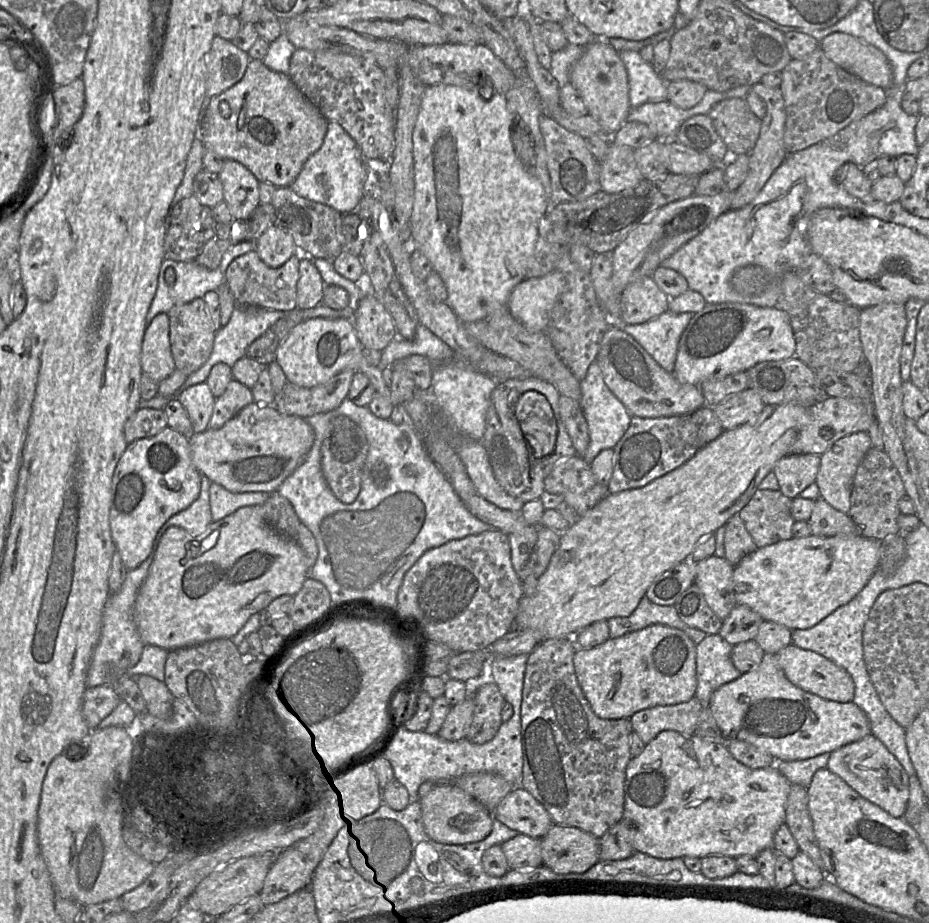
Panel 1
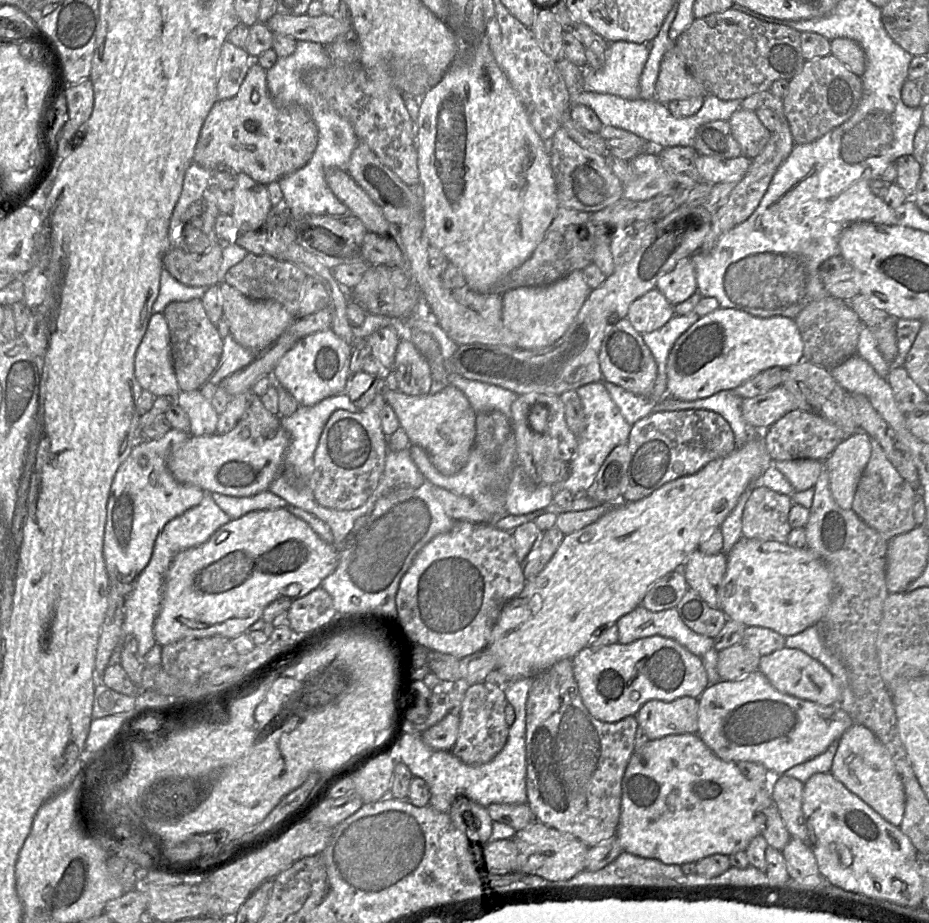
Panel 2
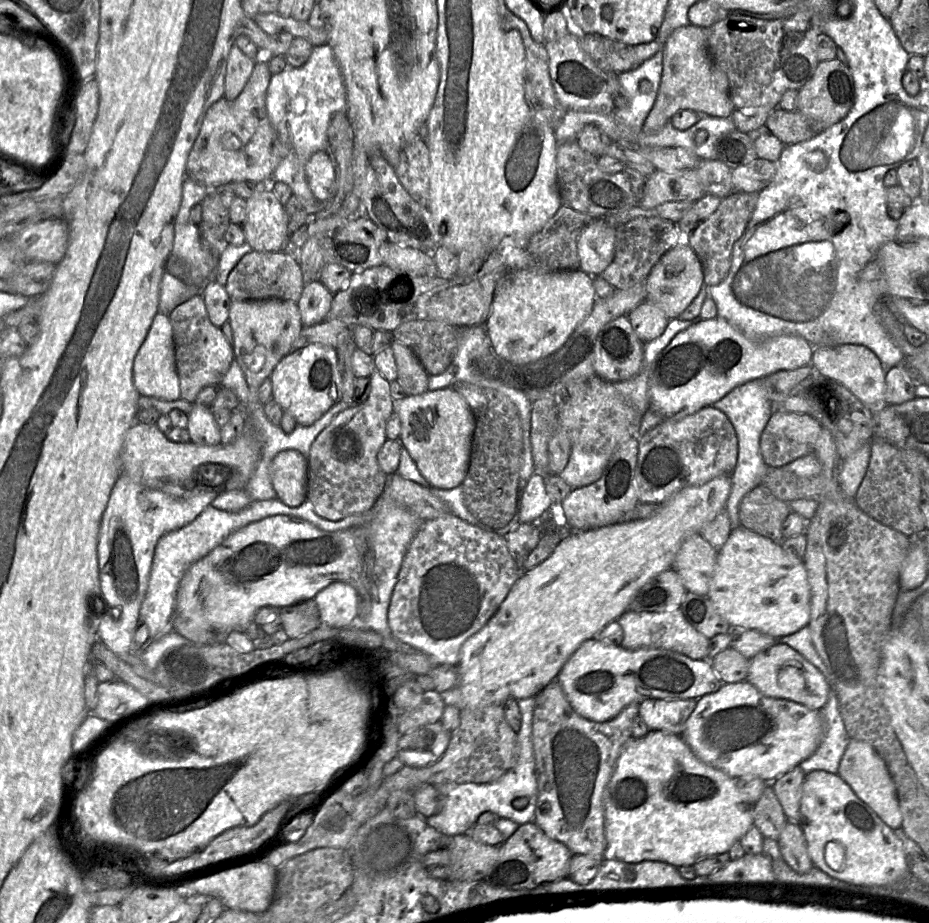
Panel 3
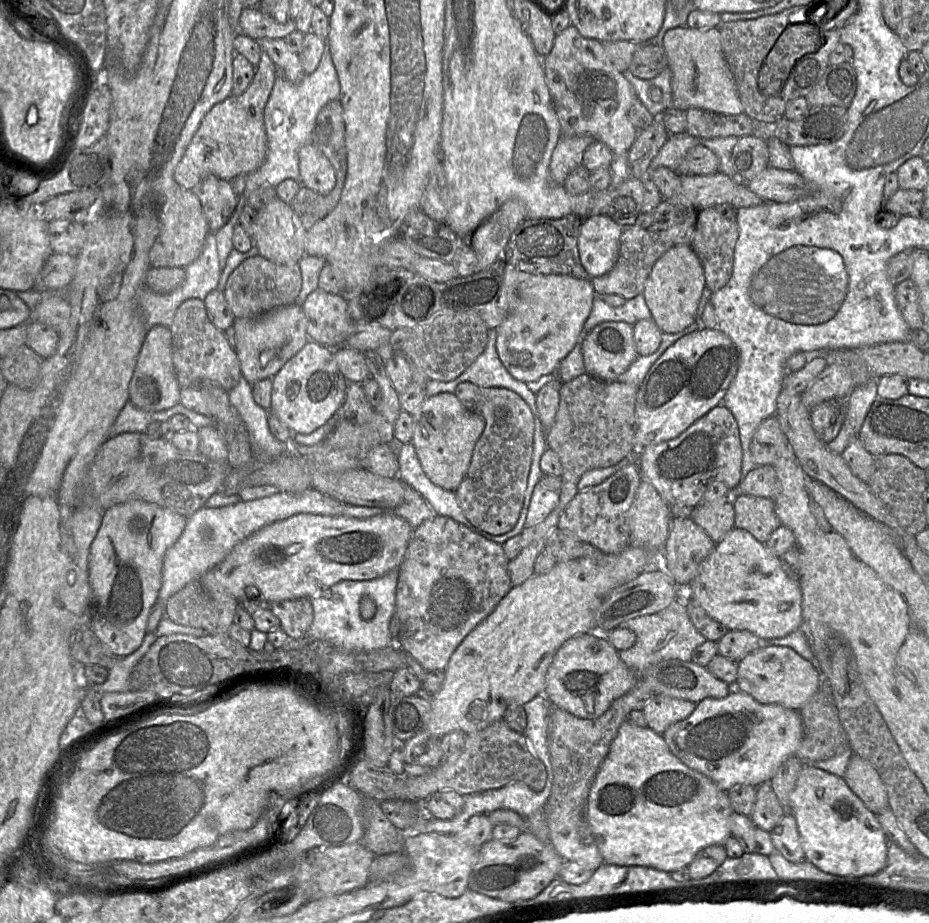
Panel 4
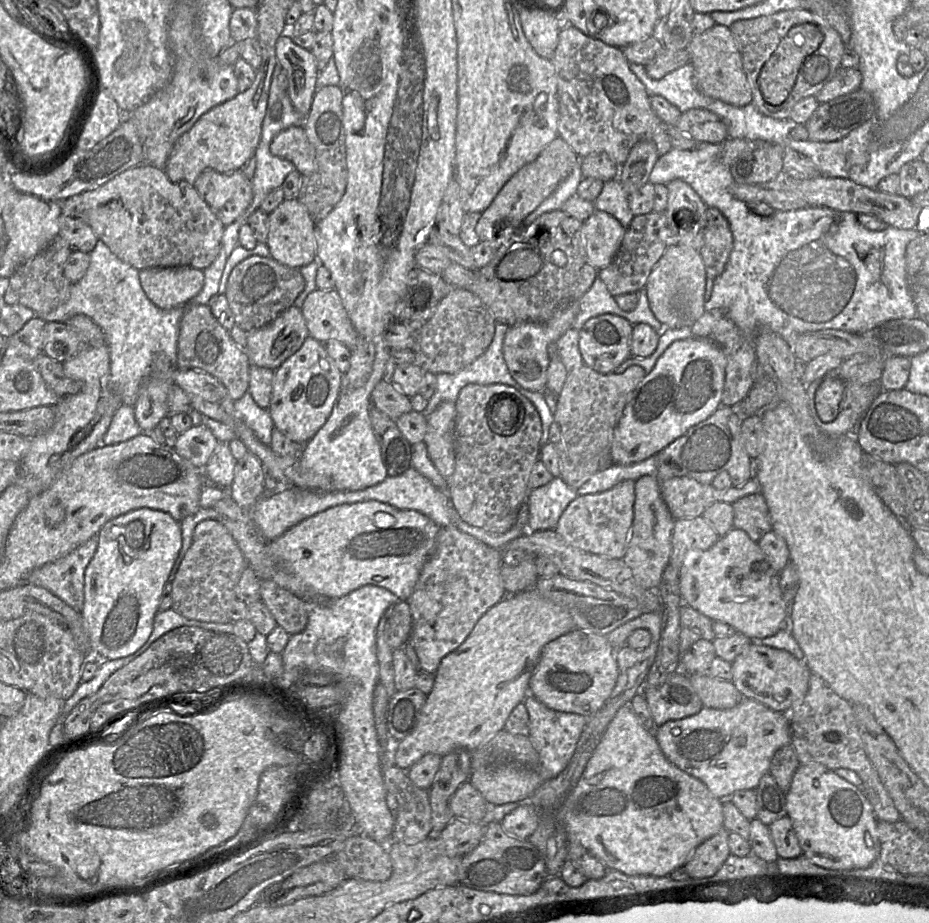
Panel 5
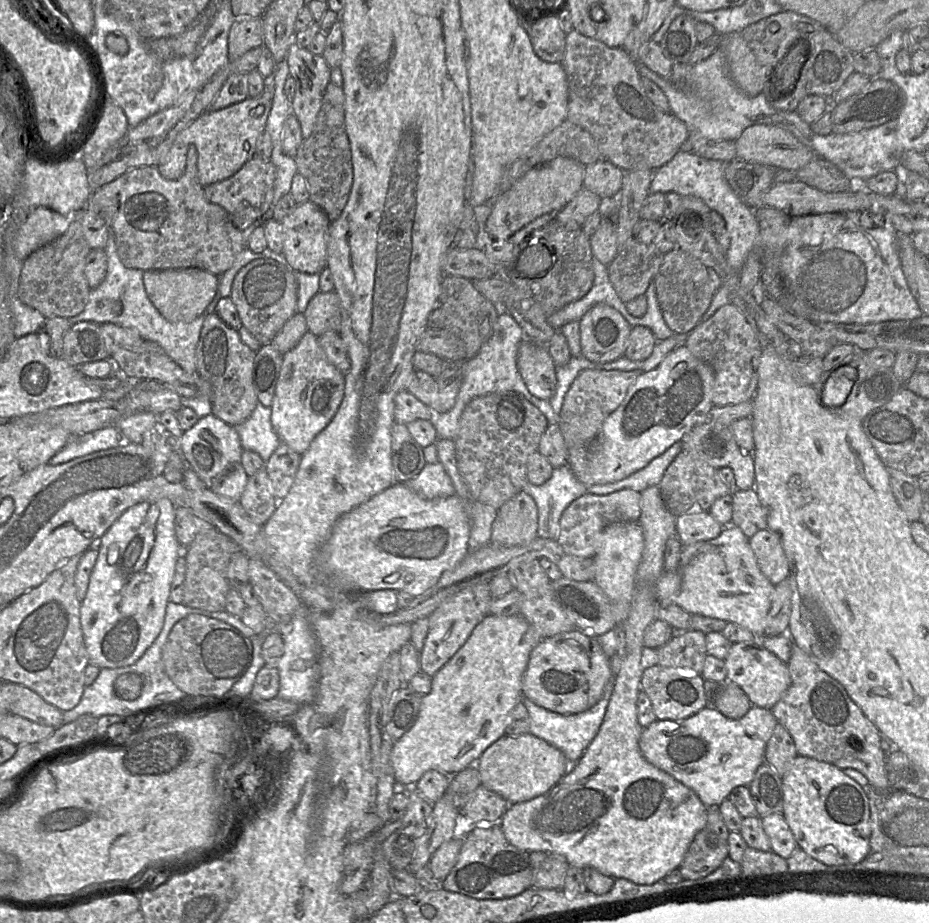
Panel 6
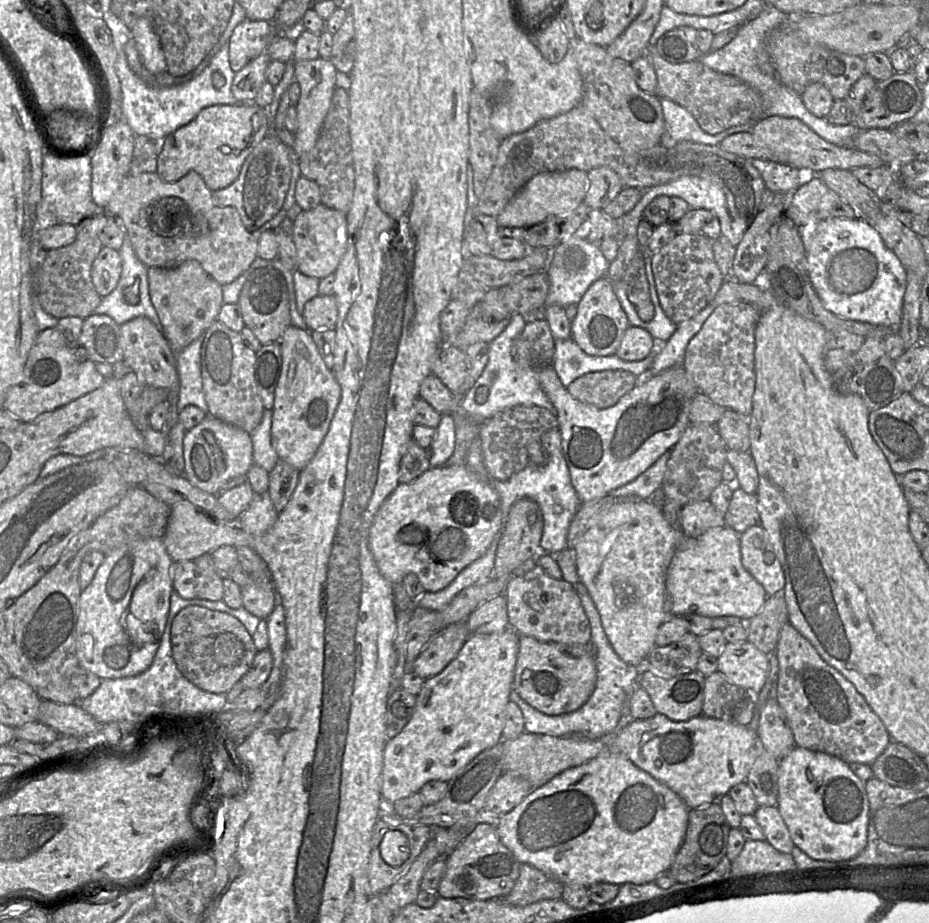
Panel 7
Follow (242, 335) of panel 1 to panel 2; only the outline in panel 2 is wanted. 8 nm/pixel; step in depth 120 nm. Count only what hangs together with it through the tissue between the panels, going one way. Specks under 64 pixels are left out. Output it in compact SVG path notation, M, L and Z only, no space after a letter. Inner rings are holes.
M231 334L223 338L223 351L220 363L208 382L219 385L223 379L250 364L255 353L240 345Z

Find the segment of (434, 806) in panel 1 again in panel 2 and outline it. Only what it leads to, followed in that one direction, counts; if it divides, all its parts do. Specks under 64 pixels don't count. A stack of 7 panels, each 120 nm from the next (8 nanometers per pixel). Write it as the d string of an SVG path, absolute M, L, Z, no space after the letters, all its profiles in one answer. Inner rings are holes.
M458 797L448 814L453 828L469 845L484 846L490 843L494 821L487 807L466 797Z

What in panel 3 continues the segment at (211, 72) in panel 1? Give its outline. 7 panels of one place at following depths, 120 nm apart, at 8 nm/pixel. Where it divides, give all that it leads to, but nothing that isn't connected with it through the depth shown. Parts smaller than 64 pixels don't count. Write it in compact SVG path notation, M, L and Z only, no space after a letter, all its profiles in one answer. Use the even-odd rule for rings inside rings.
M237 45L231 47L226 66L224 98L234 100L240 95L255 64L256 60L246 56Z

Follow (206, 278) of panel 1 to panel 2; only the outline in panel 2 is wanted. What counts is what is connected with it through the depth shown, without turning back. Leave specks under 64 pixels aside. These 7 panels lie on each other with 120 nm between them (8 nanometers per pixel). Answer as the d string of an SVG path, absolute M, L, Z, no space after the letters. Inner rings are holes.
M163 269L160 278L159 295L153 305L154 313L164 313L172 302L188 302L193 299L202 299L210 287L190 287L177 281L167 269Z

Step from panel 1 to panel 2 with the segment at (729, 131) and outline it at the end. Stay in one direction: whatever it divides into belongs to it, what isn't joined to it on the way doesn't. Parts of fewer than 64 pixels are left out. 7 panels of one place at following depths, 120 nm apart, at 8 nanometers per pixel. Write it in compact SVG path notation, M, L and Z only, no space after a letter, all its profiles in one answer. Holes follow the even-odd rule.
M737 109L728 120L731 132L741 148L742 156L756 157L768 143L771 133L754 111Z

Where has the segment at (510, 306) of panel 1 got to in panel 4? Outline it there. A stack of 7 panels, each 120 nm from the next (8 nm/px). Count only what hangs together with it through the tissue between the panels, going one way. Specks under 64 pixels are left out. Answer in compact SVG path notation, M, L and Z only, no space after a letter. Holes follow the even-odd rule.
M531 275L517 288L516 306L504 321L495 328L496 350L509 374L528 385L539 385L556 375L561 360L574 348L582 337L583 327L593 305L595 290L591 280L577 279L568 275Z

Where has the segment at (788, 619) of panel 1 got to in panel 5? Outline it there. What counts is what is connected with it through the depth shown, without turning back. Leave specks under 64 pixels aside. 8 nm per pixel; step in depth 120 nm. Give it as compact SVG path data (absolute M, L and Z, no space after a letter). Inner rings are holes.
M733 527L707 550L690 550L679 569L679 587L682 605L685 603L712 621L732 626L751 640L762 640L783 628L789 629L788 607L780 589L779 573L770 566L758 543L742 529Z

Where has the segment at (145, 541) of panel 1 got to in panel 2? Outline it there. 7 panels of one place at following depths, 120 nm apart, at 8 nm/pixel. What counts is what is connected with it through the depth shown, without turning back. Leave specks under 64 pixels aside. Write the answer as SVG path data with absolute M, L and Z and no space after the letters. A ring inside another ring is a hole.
M171 428L161 438L139 441L115 474L107 504L103 557L110 587L116 588L123 596L131 592L137 577L149 563L155 541L166 523L198 505L205 495L205 491L197 486L178 482L167 465L173 448L189 436L186 432Z

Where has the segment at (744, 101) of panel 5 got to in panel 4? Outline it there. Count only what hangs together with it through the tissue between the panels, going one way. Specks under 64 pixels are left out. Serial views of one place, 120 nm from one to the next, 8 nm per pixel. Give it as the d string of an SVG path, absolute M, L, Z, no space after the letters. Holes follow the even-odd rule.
M680 26L668 30L662 45L672 72L672 107L687 111L697 108L725 115L744 112L733 74L724 58L718 28L692 29Z

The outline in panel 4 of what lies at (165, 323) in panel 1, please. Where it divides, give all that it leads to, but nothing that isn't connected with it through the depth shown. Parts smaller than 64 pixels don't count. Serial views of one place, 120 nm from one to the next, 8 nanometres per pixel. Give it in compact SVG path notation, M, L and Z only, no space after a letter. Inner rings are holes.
M156 325L148 329L129 384L129 400L146 411L162 411L180 403L180 386L172 359L170 328Z

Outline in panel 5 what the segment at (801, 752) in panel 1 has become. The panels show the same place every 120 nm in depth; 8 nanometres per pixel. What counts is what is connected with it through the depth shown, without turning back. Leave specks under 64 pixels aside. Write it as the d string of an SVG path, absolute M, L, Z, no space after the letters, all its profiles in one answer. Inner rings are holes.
M744 698L737 706L727 709L720 710L715 708L702 707L701 710L689 717L685 717L678 720L671 720L665 722L659 727L655 727L654 730L655 738L659 744L660 749L662 750L665 757L676 767L682 771L696 777L702 781L708 790L718 799L729 799L734 792L742 789L756 789L759 784L760 779L766 773L769 773L771 760L774 754L783 746L791 743L791 729L788 720L784 717L782 712L776 712L766 707L765 705L748 698Z

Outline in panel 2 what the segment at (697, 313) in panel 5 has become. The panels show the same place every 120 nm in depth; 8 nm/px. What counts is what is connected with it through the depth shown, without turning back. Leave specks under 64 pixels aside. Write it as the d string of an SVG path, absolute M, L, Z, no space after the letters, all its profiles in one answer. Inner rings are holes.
M691 257L680 259L672 270L658 279L656 288L673 305L691 297L698 290L695 267Z

